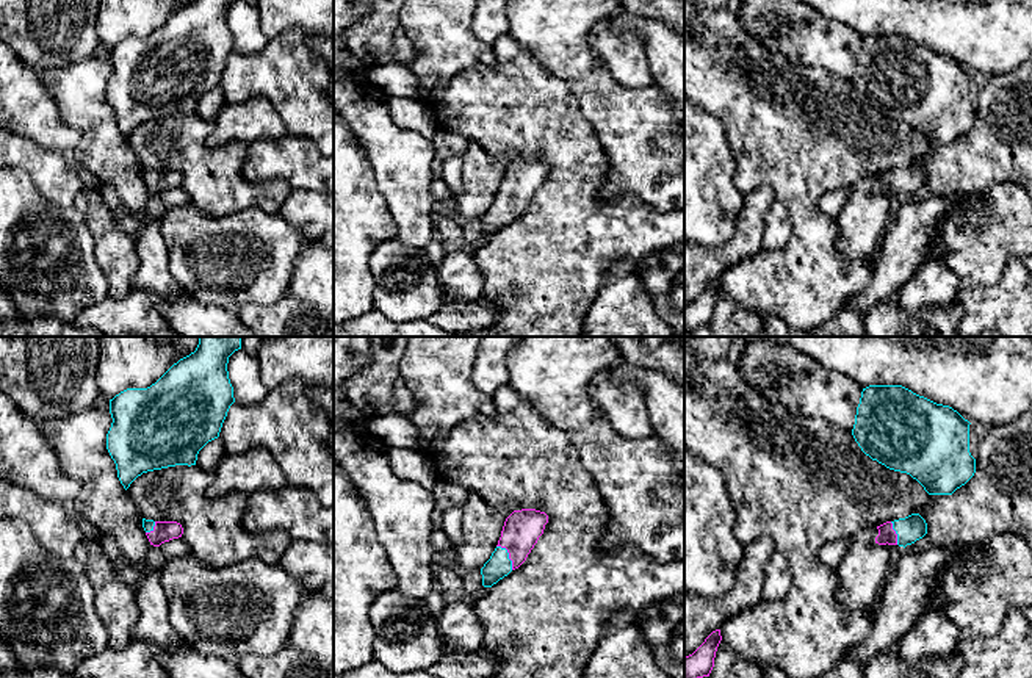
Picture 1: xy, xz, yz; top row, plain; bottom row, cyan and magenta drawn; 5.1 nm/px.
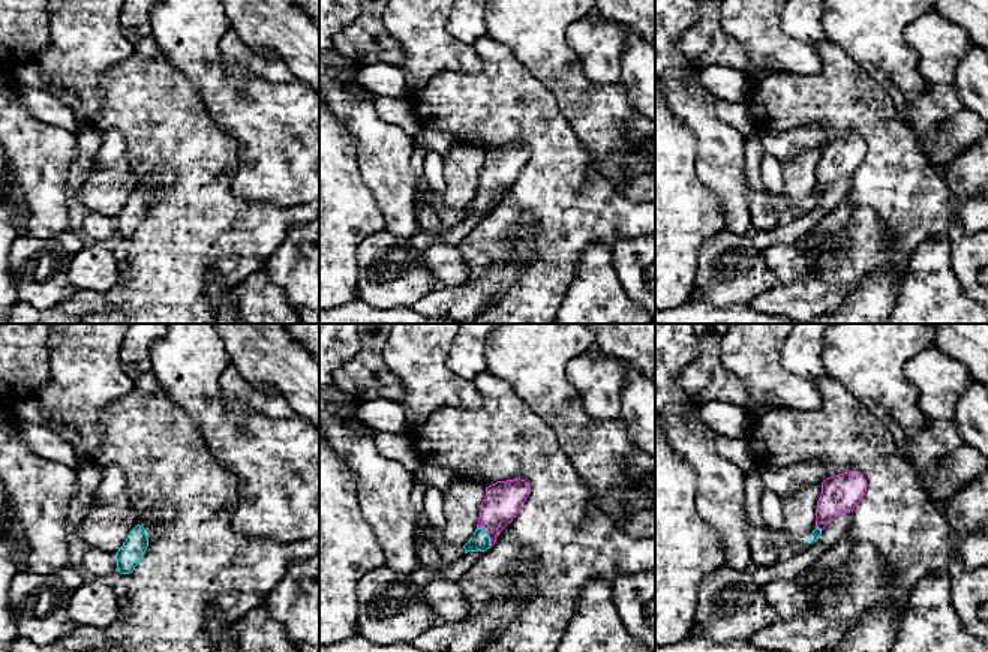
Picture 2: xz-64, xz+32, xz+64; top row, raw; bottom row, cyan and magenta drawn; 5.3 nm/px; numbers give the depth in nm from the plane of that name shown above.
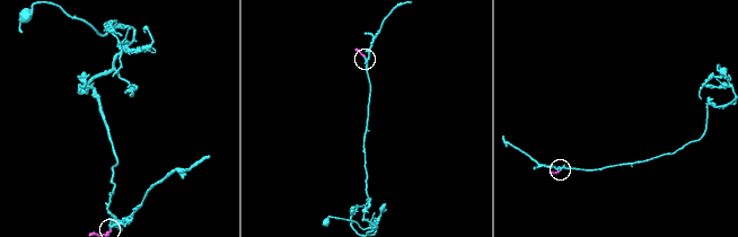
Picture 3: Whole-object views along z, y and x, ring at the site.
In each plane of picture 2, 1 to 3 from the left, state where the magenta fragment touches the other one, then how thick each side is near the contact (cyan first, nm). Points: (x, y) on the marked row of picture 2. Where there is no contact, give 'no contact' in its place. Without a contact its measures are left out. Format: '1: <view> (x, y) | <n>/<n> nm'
1: no contact
2: xz+32 (488, 535) | 100/200 nm
3: xz+64 (817, 528) | 50/200 nm

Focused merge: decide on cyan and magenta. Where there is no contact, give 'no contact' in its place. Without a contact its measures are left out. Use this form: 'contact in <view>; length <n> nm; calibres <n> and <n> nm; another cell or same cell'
contact in xz; length 150 nm; calibres 120 and 190 nm; same cell

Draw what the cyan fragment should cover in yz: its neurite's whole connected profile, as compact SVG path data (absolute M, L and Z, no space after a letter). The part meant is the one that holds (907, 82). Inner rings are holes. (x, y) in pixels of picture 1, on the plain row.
M902 34L863 38L852 85L861 100L910 124L929 144L952 144L976 122L969 70Z

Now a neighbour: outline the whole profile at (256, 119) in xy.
M252 97L240 105L224 105L213 121L208 144L213 147L230 141L252 144L276 141L287 128L276 108L263 97Z

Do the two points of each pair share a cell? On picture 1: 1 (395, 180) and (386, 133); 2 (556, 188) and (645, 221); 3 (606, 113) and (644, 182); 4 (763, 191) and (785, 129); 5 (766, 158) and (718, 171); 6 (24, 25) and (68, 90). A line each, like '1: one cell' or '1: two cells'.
1: one cell
2: one cell
3: one cell
4: two cells
5: two cells
6: two cells

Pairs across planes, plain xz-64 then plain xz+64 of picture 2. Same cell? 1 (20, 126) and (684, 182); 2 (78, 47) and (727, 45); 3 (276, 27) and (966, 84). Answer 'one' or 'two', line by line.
1: two
2: two
3: one

